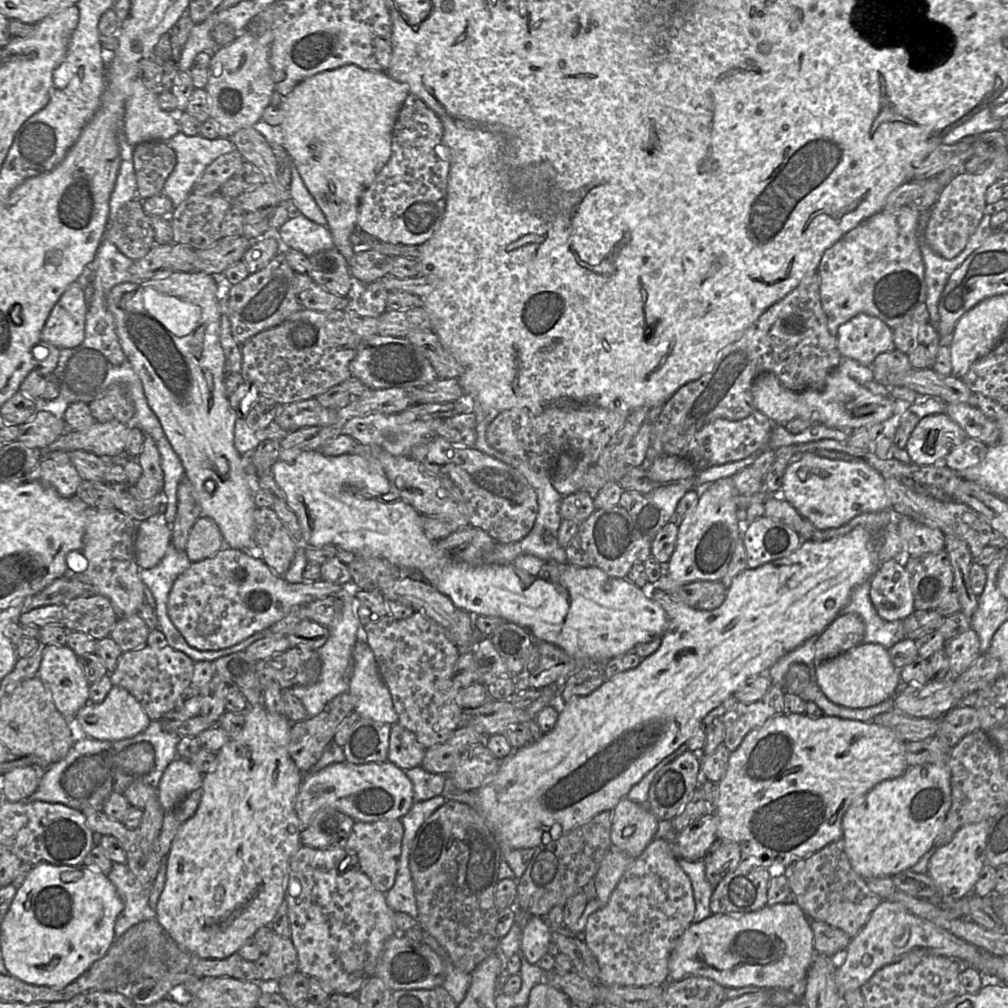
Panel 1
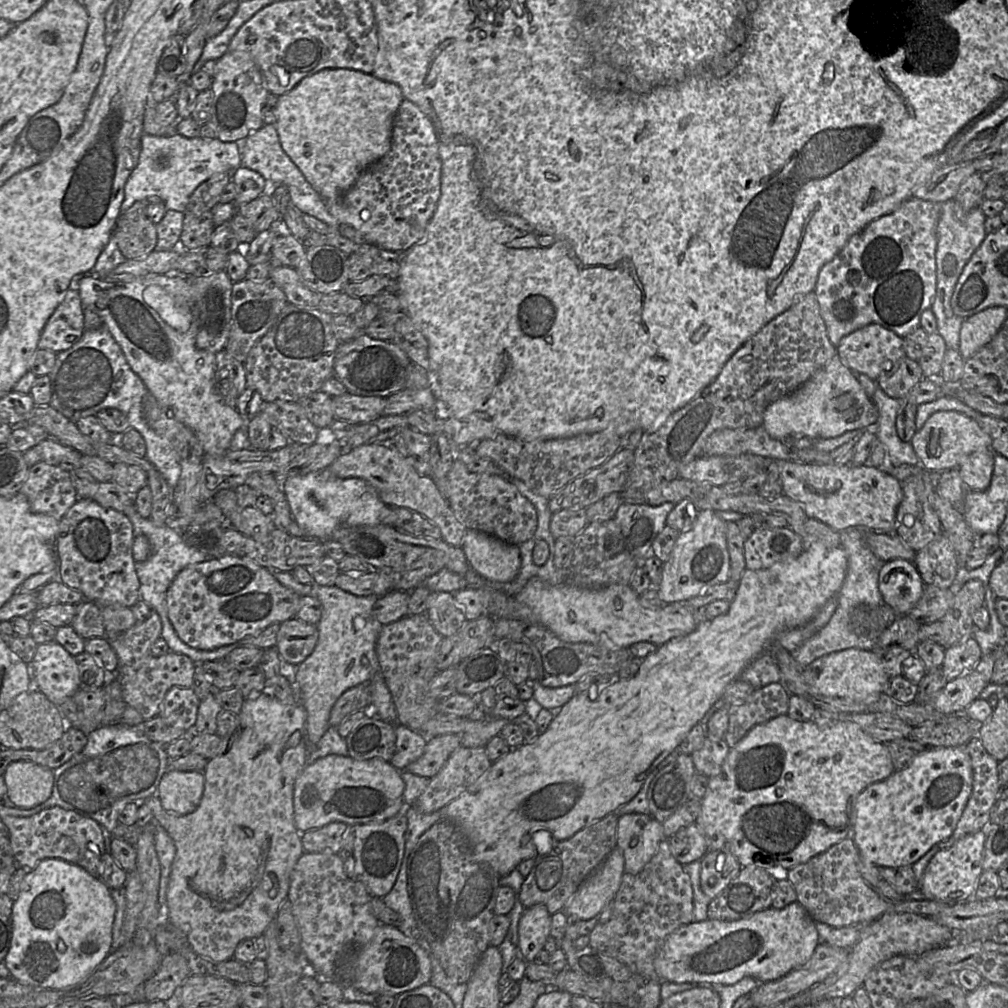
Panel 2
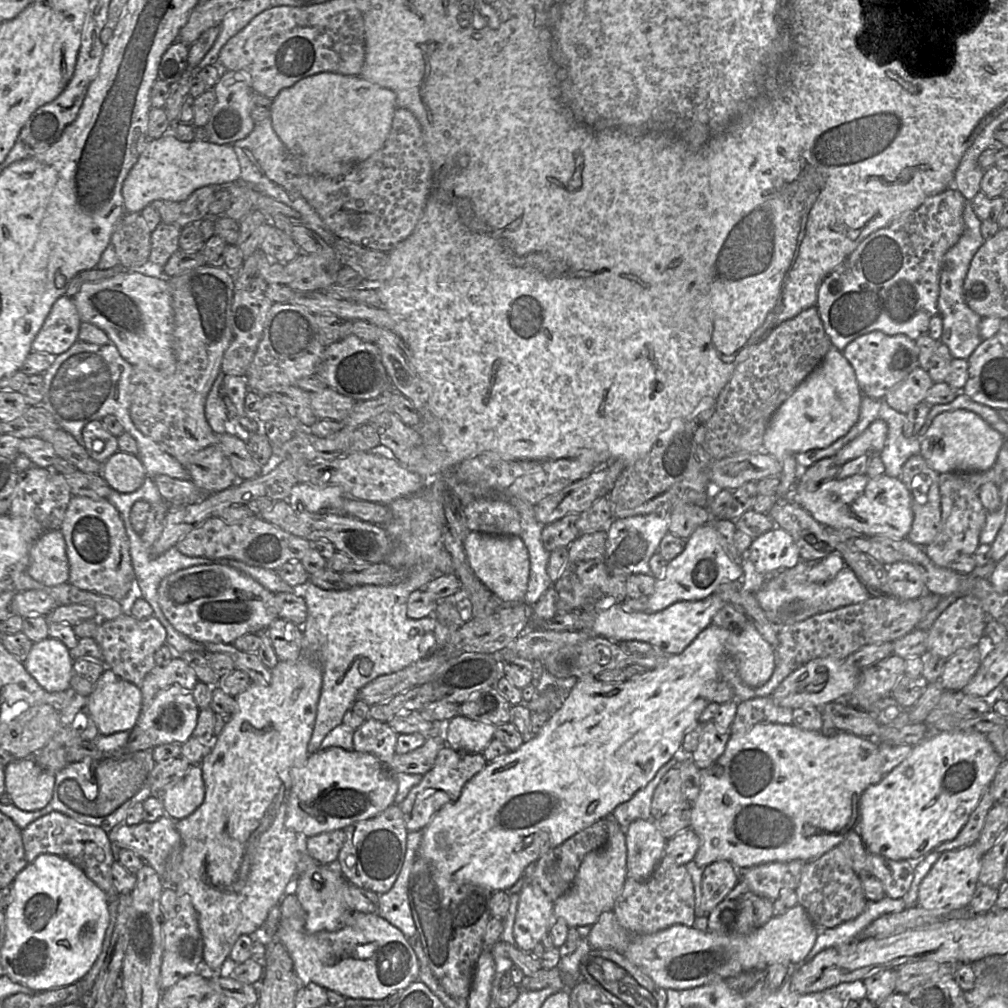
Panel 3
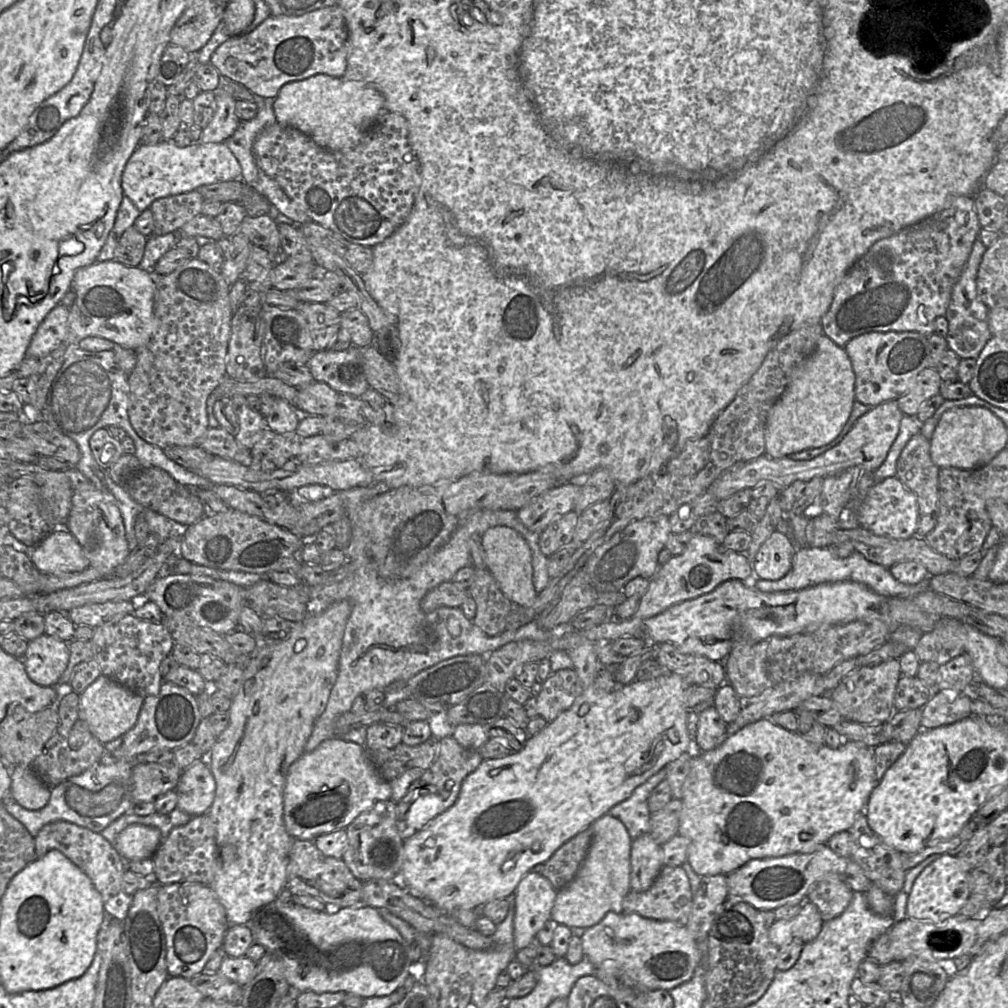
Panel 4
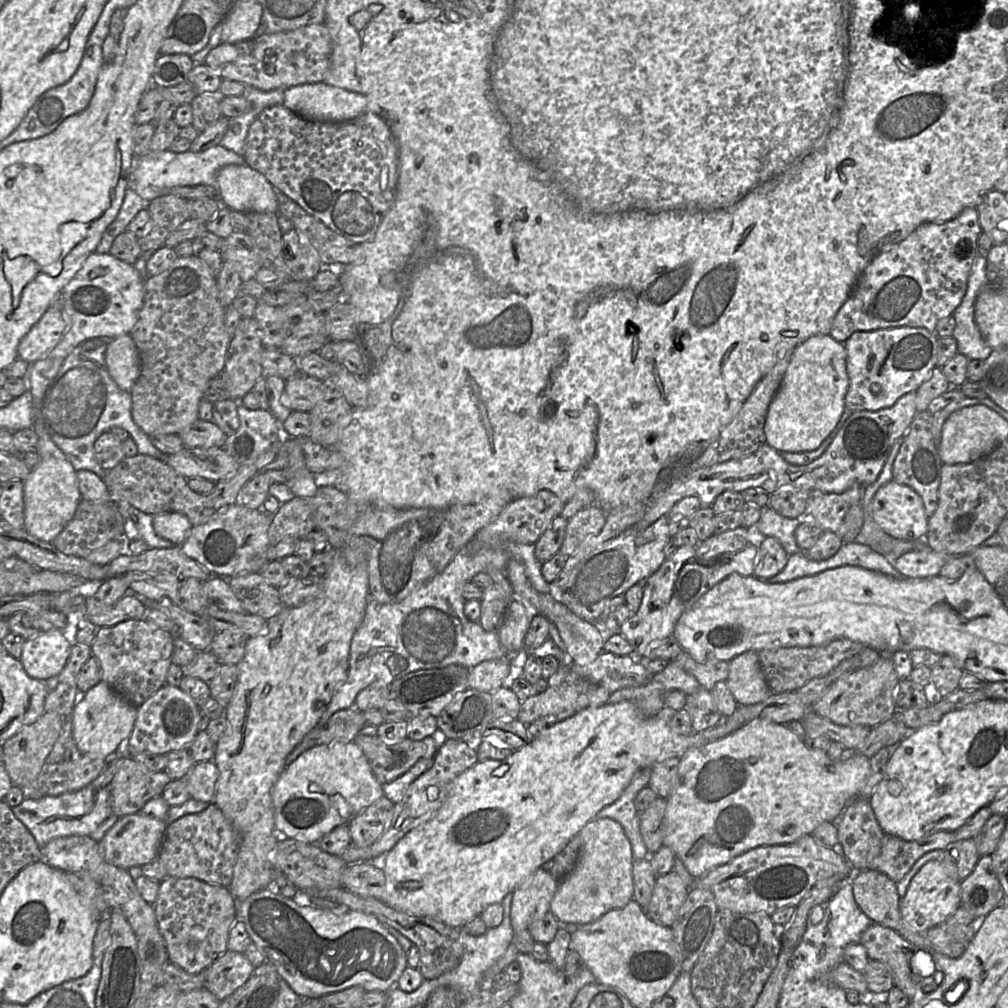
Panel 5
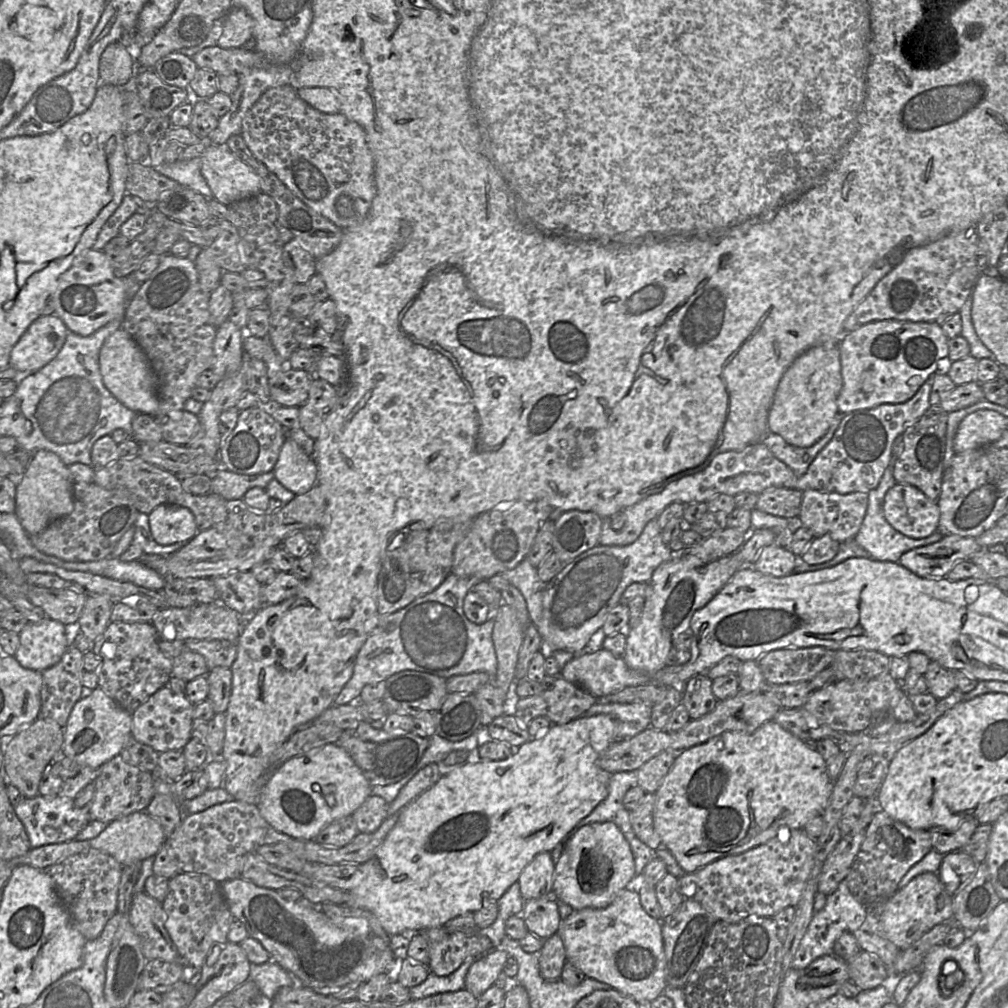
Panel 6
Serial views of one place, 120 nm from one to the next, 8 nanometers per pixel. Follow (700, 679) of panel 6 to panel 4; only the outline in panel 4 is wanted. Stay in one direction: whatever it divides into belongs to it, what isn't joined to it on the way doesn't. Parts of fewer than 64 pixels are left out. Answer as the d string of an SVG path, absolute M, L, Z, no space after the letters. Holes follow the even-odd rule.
M715 706L698 714L699 721L694 742L700 752L720 746L728 736L727 723L723 721Z

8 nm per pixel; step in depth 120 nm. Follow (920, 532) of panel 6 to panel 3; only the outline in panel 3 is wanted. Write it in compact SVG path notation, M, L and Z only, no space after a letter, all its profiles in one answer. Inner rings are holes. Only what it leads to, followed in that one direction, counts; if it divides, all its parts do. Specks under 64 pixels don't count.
M885 473L876 477L866 474L844 479L833 478L815 491L796 486L791 498L807 510L819 523L834 529L852 528L868 535L884 535L892 539L906 538L913 522L911 495L900 478Z

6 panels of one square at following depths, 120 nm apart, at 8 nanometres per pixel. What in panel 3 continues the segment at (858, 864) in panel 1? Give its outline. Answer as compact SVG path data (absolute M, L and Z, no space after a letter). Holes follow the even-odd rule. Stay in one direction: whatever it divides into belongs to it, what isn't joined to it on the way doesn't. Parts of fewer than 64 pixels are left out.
M940 731L936 735L927 737L918 744L914 745L911 753L898 766L886 773L878 783L869 785L861 793L858 803L857 824L860 824L860 837L867 851L891 860L916 859L918 857L925 857L939 844L954 839L966 824L969 815L977 806L984 792L992 783L998 765L1002 762L1002 760L1003 758L997 754L993 745L988 741L986 735L980 732Z

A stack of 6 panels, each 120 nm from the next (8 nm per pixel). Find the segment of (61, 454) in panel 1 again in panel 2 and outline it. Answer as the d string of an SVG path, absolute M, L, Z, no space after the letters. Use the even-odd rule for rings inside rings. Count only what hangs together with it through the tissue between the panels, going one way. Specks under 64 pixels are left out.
M44 461L29 468L19 492L27 497L33 513L47 514L58 520L77 501L70 472Z

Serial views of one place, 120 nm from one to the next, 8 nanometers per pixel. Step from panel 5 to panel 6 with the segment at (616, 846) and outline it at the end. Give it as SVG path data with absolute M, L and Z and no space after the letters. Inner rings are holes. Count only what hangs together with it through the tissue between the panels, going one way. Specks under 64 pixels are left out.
M613 822L592 823L579 828L565 843L555 865L553 897L574 910L604 908L617 893L633 887L635 863L631 847Z

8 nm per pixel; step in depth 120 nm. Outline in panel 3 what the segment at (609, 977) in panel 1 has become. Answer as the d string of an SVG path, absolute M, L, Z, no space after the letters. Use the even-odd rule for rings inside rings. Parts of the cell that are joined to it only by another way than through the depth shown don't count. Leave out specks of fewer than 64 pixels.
M664 854L653 874L646 881L639 882L630 877L626 878L624 888L615 902L613 912L619 924L626 930L645 935L664 930L674 924L692 927L696 919L694 908L694 887L690 873L685 865L677 864L672 857Z

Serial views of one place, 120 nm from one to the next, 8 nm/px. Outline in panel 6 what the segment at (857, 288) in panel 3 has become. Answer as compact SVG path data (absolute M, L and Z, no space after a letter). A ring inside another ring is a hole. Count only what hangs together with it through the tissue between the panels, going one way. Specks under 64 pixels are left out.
M972 224L959 232L907 251L900 263L877 283L845 320L844 333L853 332L870 322L885 320L929 322L942 325L948 318L961 310L966 300L971 296L975 283L982 273L982 269L976 262L978 239L977 224Z

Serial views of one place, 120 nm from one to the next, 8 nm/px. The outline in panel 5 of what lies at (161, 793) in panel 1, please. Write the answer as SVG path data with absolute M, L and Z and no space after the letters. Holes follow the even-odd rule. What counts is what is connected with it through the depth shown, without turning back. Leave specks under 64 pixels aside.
M213 760L195 763L186 778L190 798L214 803L219 770Z

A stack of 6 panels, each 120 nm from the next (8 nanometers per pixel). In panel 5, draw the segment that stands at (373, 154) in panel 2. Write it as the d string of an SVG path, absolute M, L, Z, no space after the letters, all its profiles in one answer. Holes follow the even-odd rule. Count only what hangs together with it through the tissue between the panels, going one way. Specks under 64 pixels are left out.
M324 82L305 83L284 90L283 106L315 121L342 122L366 111L364 95Z

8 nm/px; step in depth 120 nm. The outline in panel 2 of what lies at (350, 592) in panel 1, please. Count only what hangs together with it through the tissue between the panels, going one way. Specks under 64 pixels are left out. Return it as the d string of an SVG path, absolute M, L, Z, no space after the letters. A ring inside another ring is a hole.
M315 582L312 584L311 595L316 597L322 604L322 615L316 624L319 637L312 653L297 665L295 682L292 684L292 688L295 701L302 704L306 709L308 741L310 745L316 745L330 727L331 709L342 693L361 683L368 683L376 673L380 672L376 642L383 624L372 615L373 605L378 599L377 595L358 596L335 585L325 586Z

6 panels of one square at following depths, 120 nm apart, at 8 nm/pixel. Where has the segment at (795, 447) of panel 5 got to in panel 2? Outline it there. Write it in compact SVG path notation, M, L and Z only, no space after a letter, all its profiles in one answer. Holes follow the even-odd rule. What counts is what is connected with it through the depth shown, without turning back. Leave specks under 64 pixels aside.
M836 356L795 391L770 403L764 411L763 426L771 437L781 441L797 433L809 438L833 438L847 431L873 429L877 419L872 398Z

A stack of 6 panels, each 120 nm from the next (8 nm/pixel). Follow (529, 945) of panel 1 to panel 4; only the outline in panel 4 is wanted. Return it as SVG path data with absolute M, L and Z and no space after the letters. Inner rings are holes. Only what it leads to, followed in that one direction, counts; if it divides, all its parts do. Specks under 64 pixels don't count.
M531 871L521 879L515 895L513 935L515 948L520 951L551 919L557 890L542 874Z

